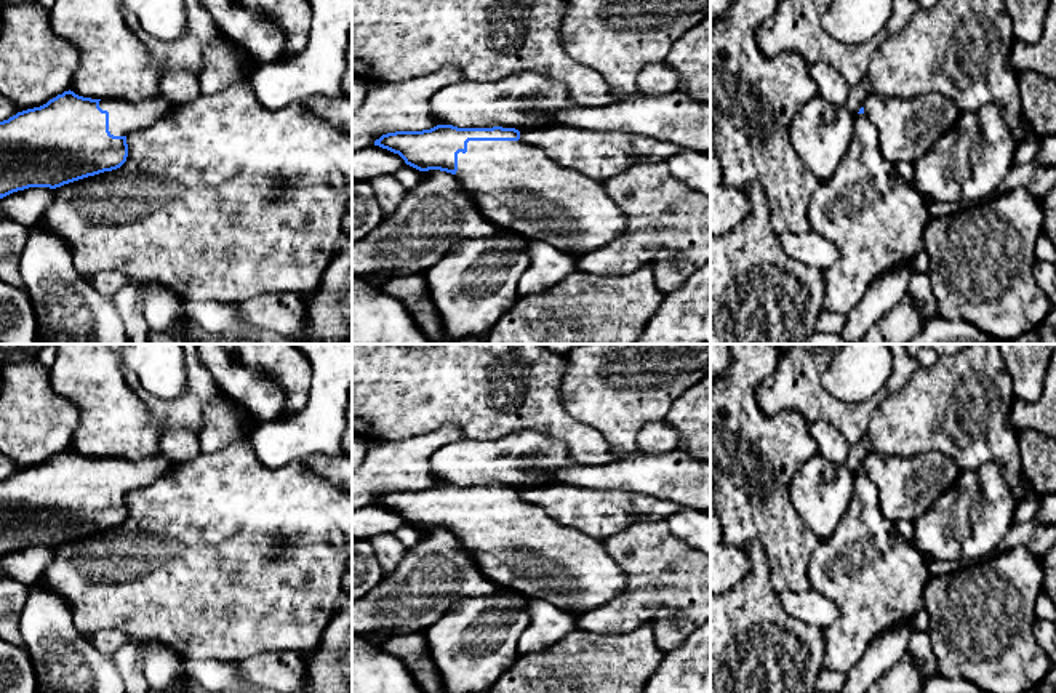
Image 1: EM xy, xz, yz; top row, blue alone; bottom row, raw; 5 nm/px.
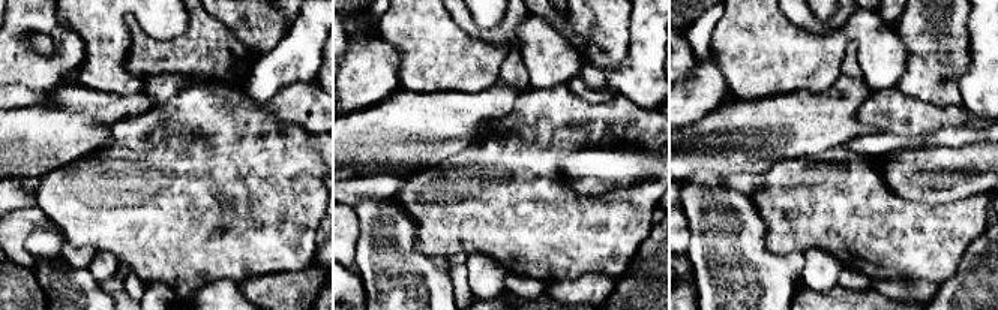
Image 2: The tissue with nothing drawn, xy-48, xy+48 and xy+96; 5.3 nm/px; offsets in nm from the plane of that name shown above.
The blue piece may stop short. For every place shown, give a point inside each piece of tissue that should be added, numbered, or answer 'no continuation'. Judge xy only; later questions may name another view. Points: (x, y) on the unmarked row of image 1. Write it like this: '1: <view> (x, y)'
1: xy (125, 476)

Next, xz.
1: xz (517, 544)

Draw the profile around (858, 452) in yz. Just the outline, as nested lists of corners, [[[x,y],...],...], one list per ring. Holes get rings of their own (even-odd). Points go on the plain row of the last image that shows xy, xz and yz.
[[[864,435],[859,442],[856,442],[850,447],[850,455],[845,463],[846,467],[856,474],[859,471],[859,467],[864,464],[864,461],[870,451],[872,451],[870,439],[869,439],[869,435]]]

